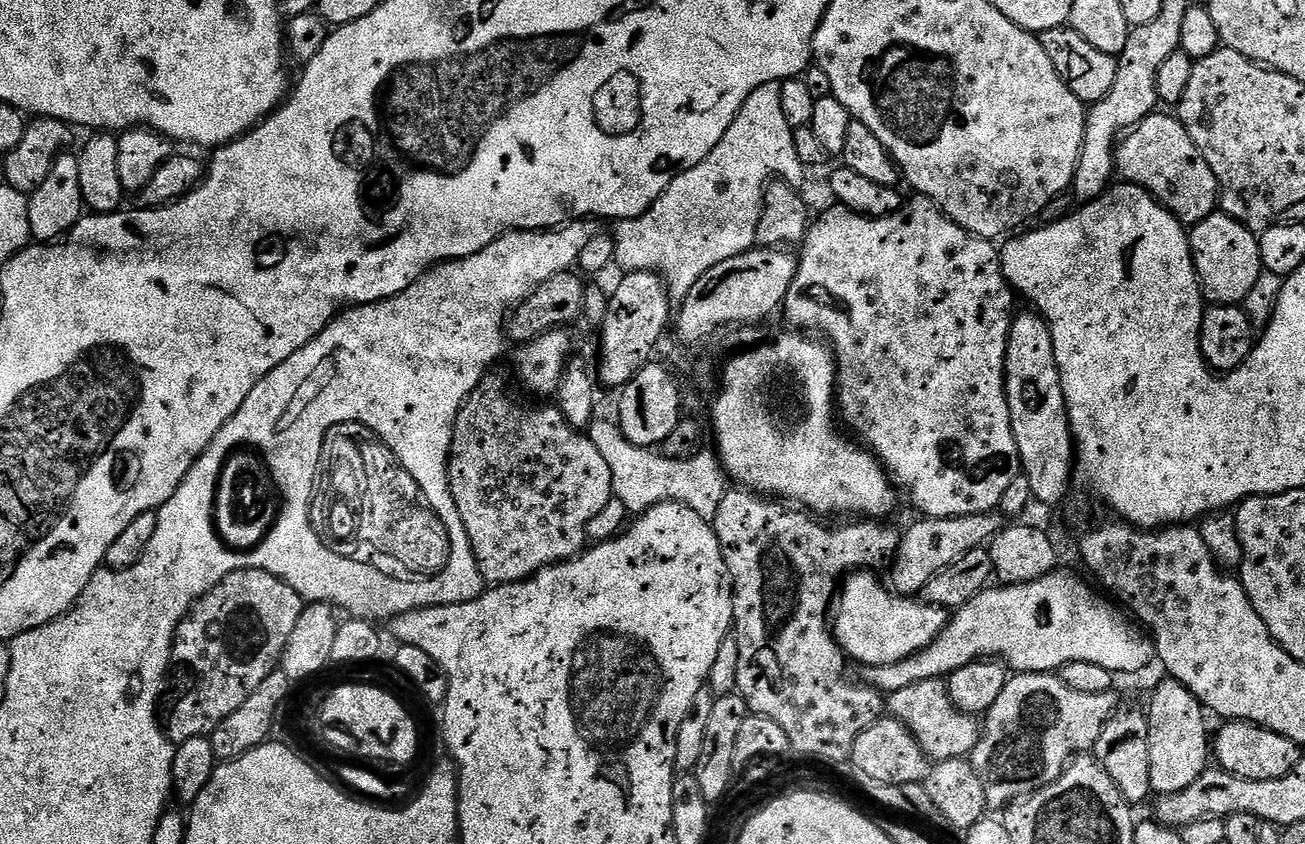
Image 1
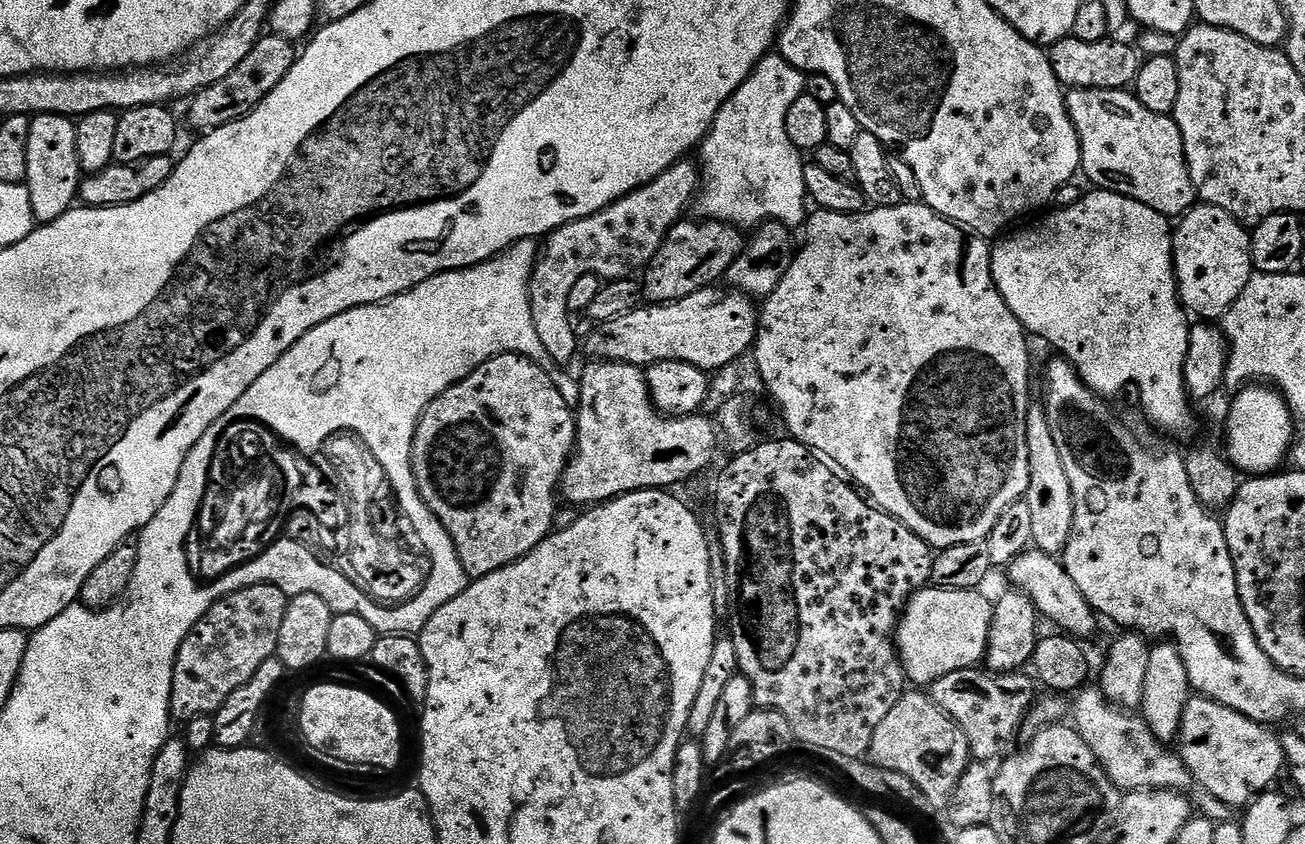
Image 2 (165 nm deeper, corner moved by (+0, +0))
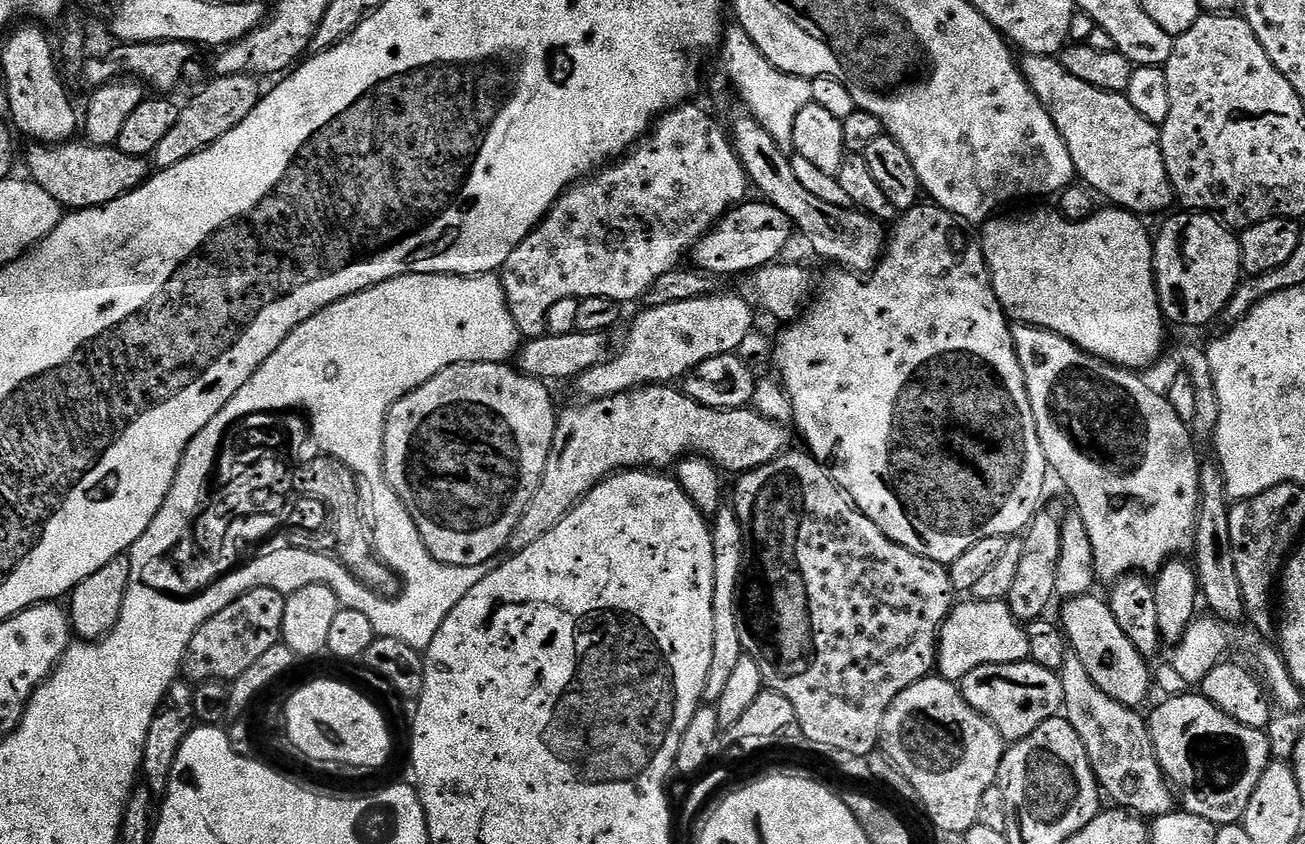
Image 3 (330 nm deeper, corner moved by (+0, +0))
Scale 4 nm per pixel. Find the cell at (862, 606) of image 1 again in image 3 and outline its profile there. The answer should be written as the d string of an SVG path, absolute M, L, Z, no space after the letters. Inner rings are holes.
M965 599L966 602L957 603L946 622L940 628L940 643L938 645L938 672L945 680L959 682L970 670L987 664L1009 664L1022 662L1030 657L1030 642L1025 625L1014 618L1007 602L995 600L982 602L981 600Z

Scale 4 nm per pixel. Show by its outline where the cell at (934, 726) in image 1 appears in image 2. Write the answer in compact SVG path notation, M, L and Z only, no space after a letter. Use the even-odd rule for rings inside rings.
M977 666L954 670L954 674L938 678L930 685L930 695L932 701L966 733L971 755L992 762L995 756L1003 757L1013 747L1011 744L1016 735L1021 735L1024 718L1031 712L1038 696L1036 688L1037 681L1027 671L1000 673Z

